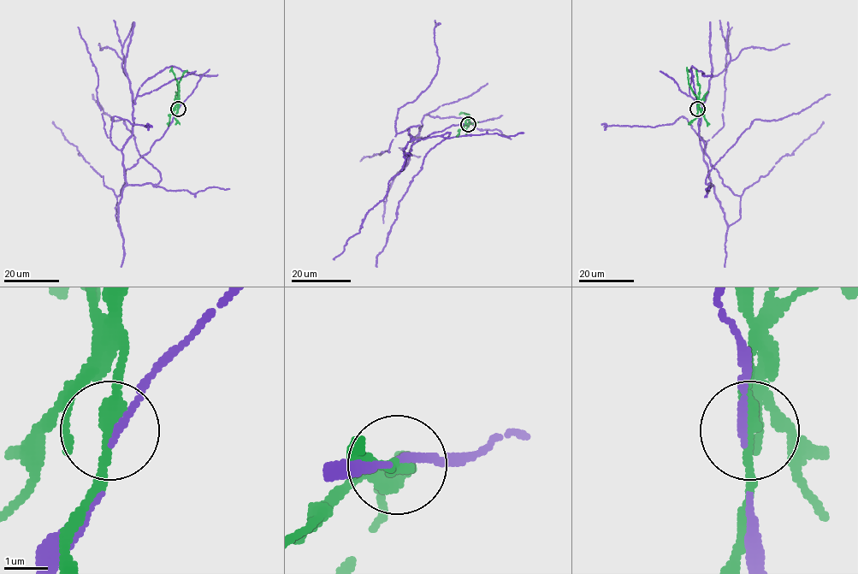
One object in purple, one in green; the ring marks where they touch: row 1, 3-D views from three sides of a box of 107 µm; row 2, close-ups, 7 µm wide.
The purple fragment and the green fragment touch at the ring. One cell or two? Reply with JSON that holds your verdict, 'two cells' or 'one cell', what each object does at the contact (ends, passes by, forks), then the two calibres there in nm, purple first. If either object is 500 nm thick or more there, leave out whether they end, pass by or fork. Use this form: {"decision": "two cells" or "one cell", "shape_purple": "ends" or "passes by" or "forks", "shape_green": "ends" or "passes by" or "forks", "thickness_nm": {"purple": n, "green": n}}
{"decision": "two cells", "shape_purple": "passes by", "shape_green": "passes by", "thickness_nm": {"purple": 120, "green": 240}}

